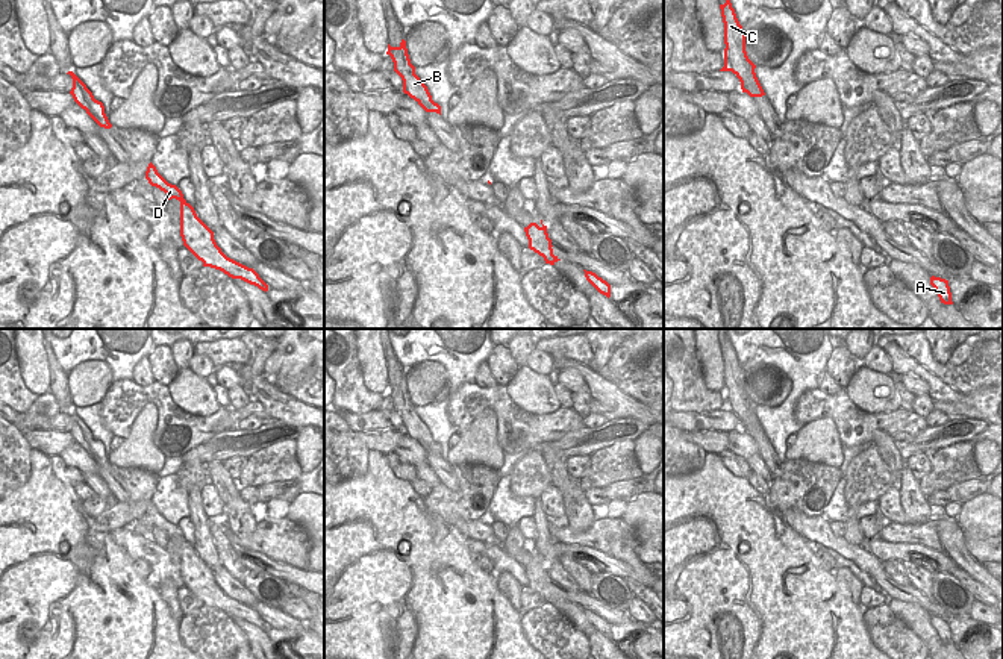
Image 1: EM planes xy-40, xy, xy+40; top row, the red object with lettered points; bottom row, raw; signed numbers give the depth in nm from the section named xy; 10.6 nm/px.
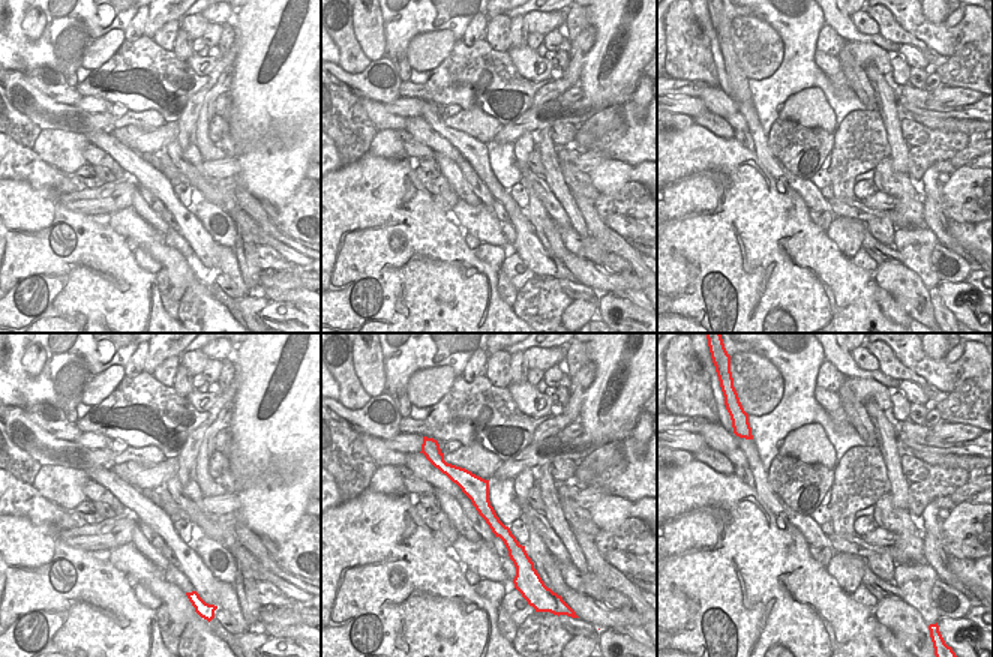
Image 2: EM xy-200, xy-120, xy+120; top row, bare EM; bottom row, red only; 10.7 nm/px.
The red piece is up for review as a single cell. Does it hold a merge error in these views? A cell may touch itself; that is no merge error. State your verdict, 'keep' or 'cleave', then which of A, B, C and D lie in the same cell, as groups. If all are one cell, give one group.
keep | A B C D

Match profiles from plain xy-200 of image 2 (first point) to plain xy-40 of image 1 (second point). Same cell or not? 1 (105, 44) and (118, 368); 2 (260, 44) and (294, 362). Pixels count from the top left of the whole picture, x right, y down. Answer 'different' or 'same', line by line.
1: different
2: same

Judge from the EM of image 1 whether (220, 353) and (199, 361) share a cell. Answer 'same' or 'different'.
different

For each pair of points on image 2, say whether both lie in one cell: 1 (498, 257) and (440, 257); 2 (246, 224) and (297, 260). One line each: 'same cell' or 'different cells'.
1: different cells
2: same cell

